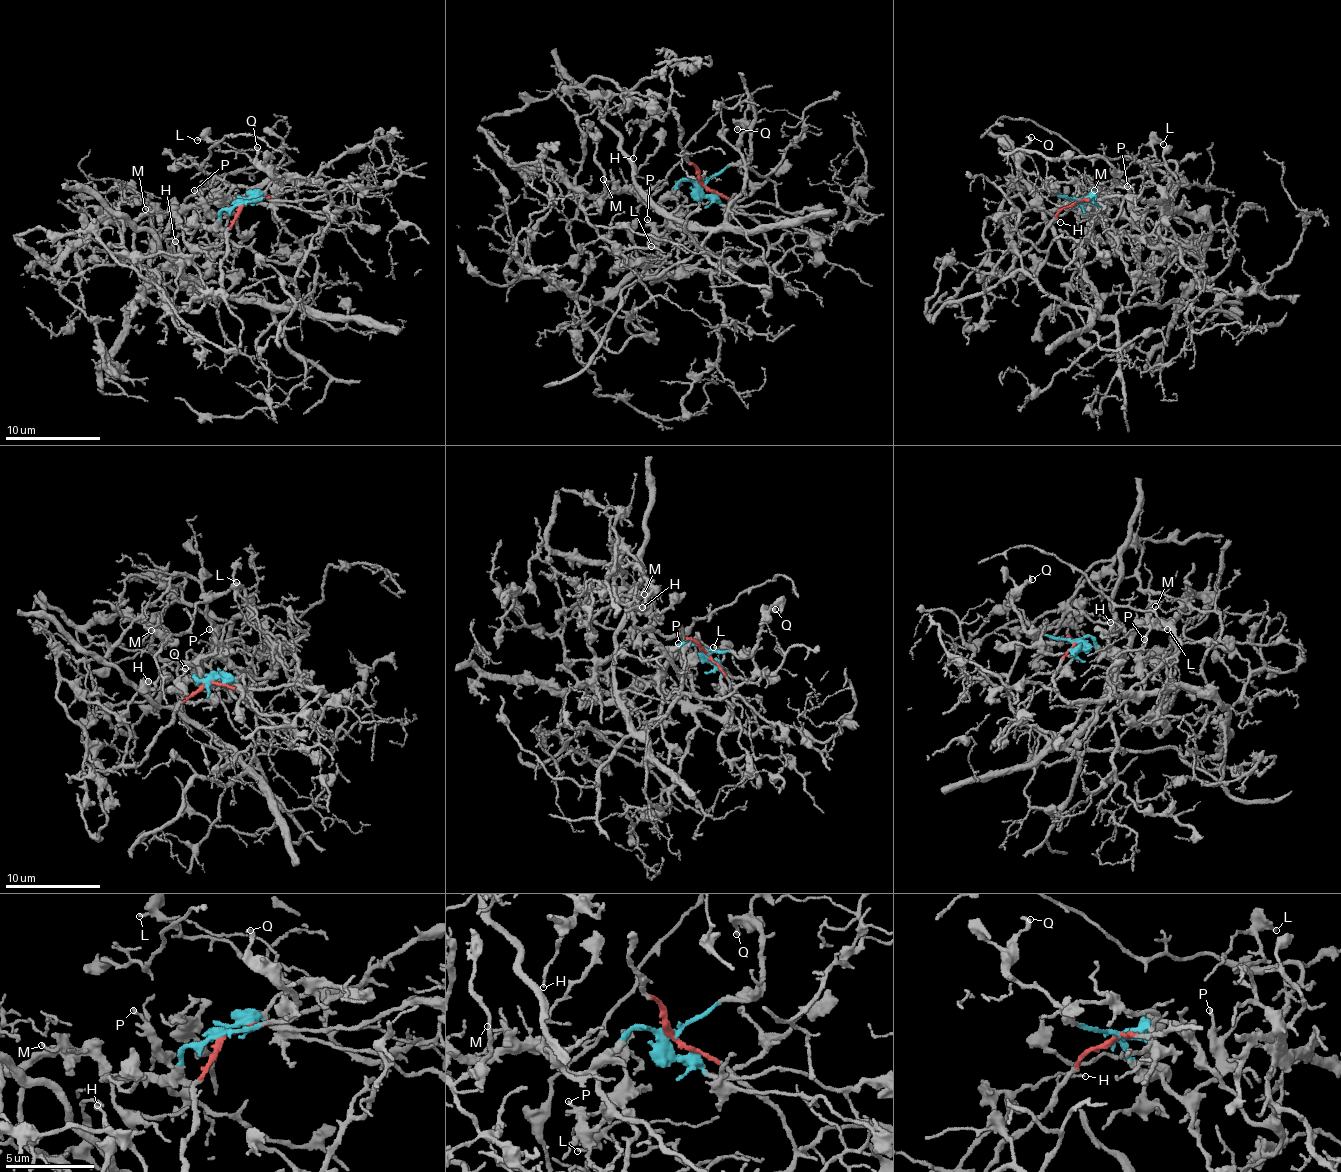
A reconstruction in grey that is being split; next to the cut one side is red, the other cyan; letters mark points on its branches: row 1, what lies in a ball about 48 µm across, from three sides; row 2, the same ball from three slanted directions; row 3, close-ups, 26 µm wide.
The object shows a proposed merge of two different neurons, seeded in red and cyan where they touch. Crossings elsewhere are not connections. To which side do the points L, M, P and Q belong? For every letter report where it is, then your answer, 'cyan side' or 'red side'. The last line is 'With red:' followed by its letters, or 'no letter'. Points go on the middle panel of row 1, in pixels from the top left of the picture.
L: place (651, 246); red side
M: place (603, 179); cyan side
P: place (647, 219); cyan side
Q: place (737, 129); cyan side
With red: L

